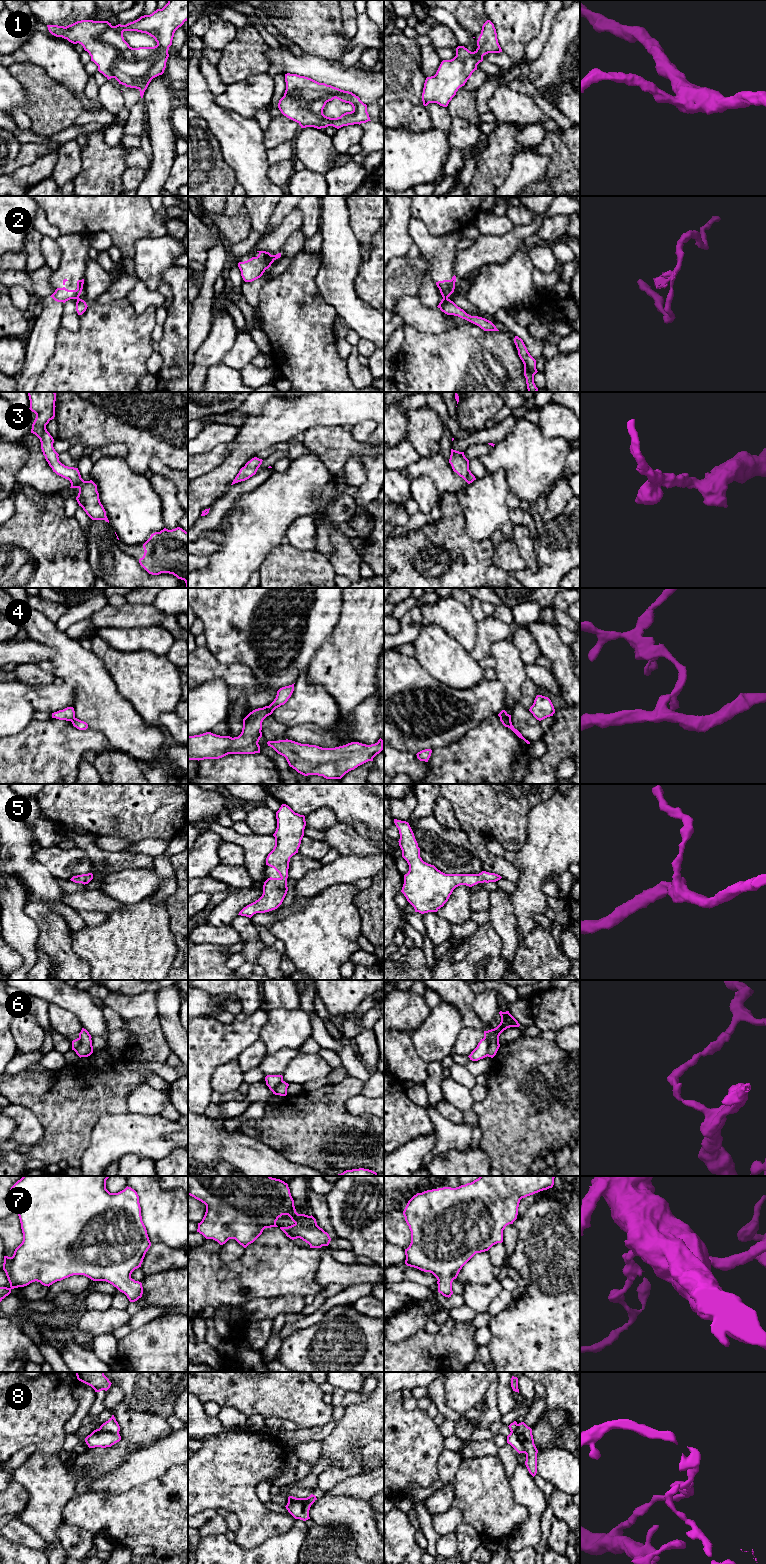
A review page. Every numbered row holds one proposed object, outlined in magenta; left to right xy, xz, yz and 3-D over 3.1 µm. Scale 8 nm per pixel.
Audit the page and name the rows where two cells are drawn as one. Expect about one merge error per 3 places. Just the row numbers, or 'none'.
2, 4, 6, 8

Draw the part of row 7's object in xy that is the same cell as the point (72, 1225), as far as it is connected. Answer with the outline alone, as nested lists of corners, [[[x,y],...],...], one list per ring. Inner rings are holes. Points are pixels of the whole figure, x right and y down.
[[[23,1176],[10,1189],[10,1197],[19,1205],[17,1212],[23,1233],[22,1243],[15,1249],[12,1257],[4,1256],[3,1270],[6,1273],[10,1287],[0,1287],[0,1302],[11,1293],[11,1290],[24,1287],[32,1282],[40,1282],[44,1286],[50,1286],[73,1275],[84,1275],[93,1281],[106,1281],[124,1293],[130,1302],[135,1302],[142,1297],[142,1283],[131,1278],[132,1272],[141,1267],[146,1252],[151,1246],[146,1227],[142,1221],[141,1207],[137,1192],[131,1187],[126,1187],[118,1193],[110,1193],[106,1189],[106,1180],[110,1176]]]

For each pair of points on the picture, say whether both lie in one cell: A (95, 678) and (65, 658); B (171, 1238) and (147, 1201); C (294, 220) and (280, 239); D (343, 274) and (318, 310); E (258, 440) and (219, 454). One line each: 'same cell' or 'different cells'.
A: same cell
B: same cell
C: same cell
D: different cells
E: different cells

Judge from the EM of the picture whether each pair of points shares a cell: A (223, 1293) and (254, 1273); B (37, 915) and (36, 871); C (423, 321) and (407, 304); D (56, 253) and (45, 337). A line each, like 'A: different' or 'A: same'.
A: same
B: same
C: same
D: different

